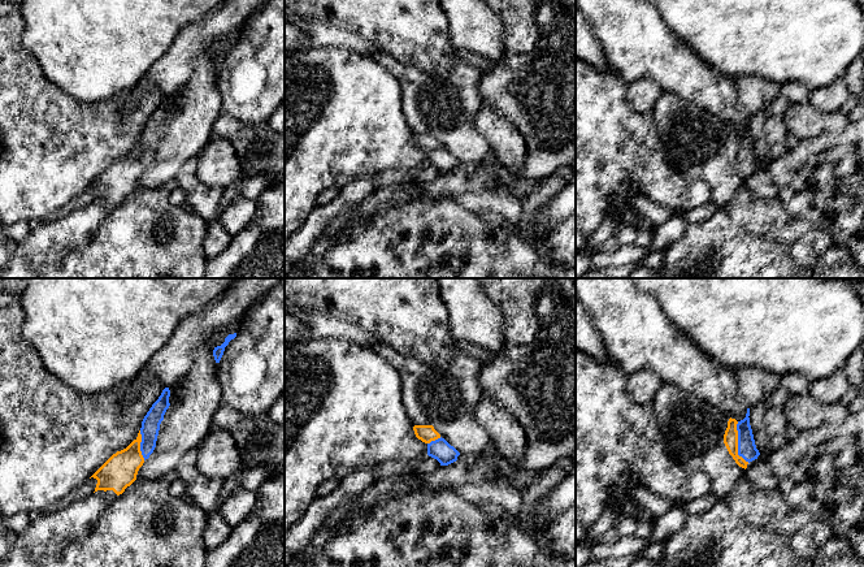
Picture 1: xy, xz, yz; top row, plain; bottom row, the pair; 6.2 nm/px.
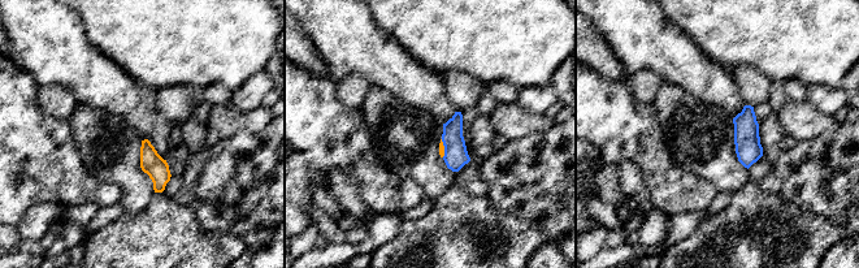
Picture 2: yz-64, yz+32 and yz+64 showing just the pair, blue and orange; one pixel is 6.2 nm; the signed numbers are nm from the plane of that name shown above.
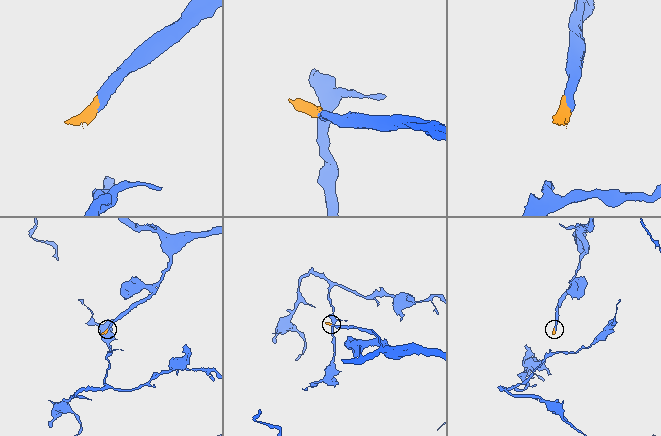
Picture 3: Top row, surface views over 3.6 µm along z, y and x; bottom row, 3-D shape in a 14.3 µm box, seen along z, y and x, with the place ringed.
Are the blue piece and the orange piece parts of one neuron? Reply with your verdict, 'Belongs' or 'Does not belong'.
Belongs

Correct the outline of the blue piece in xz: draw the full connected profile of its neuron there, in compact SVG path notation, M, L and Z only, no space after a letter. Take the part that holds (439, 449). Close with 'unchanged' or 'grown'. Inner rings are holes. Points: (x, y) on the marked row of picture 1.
M414 425L414 434L427 445L427 455L437 459L440 466L448 466L457 460L460 453L451 446L433 425Z; grown

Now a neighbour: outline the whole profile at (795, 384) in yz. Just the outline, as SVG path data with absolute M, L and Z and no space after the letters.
M791 373L781 377L781 386L789 393L789 395L802 395L809 391L811 381L799 373Z

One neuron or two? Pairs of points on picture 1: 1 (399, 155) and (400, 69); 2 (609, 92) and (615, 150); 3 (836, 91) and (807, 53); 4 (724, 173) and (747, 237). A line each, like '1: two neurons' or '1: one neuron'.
1: two neurons
2: one neuron
3: two neurons
4: two neurons

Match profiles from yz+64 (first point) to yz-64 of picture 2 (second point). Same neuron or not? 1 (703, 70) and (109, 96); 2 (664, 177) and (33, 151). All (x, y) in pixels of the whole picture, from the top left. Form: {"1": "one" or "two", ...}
{"1": "one", "2": "one"}

